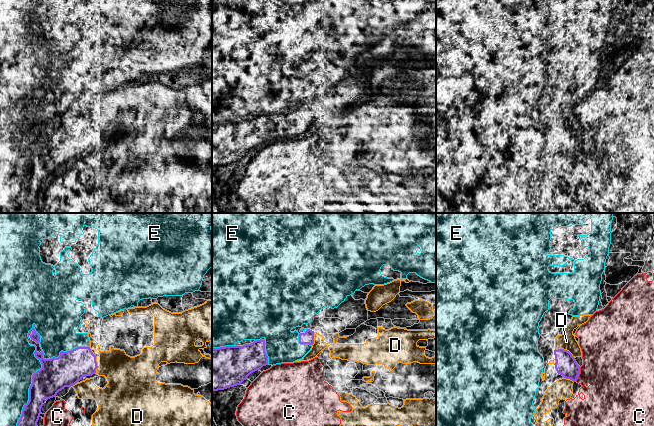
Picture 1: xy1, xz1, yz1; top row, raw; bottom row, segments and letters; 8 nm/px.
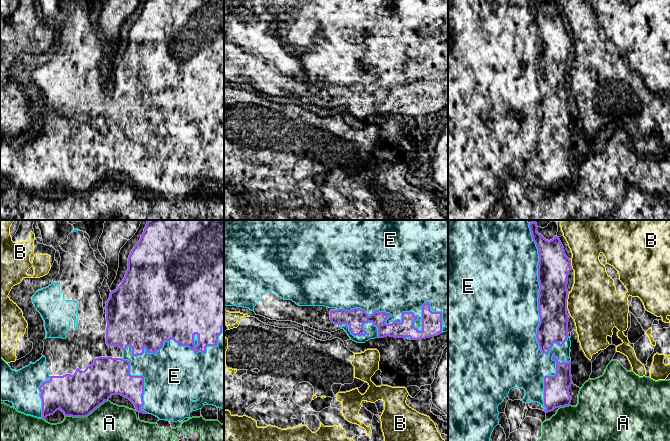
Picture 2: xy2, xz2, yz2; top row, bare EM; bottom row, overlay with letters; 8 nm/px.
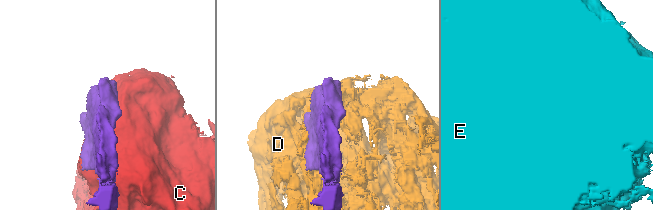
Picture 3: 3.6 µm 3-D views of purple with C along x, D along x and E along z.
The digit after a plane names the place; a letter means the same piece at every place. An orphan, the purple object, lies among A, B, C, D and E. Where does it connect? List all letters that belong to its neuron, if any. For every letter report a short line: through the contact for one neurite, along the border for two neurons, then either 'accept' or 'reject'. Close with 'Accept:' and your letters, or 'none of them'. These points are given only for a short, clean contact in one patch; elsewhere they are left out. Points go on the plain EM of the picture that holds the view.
A: reject
B: reject
C: reject
D: reject
E: accept
Accept: E

